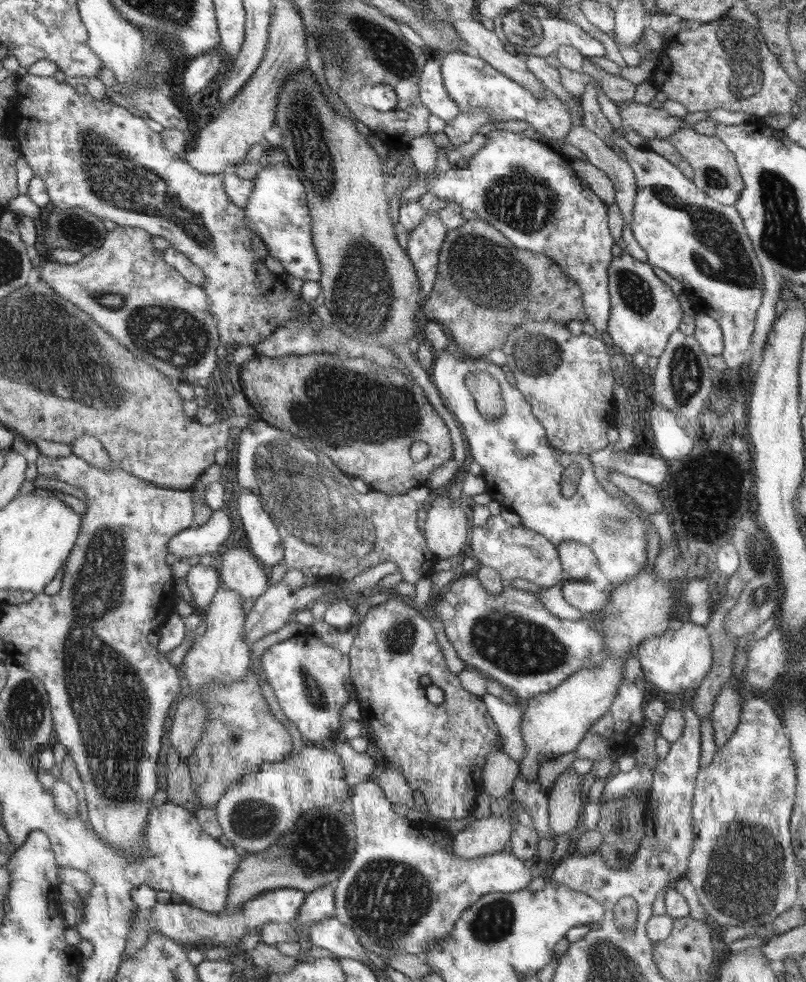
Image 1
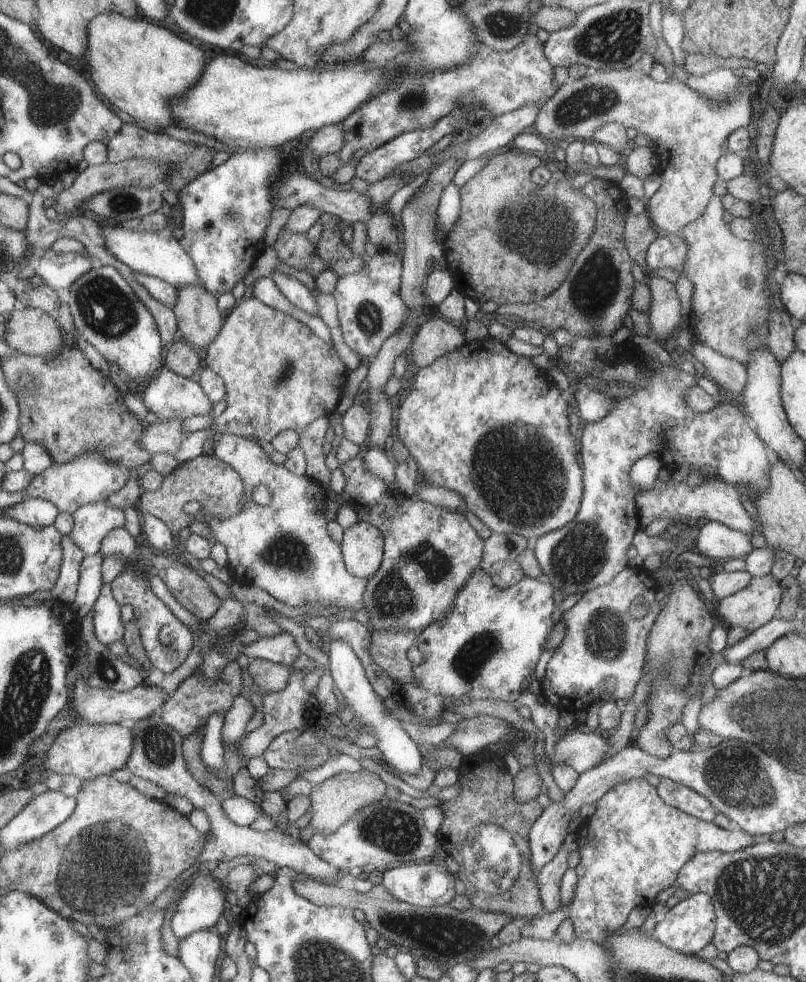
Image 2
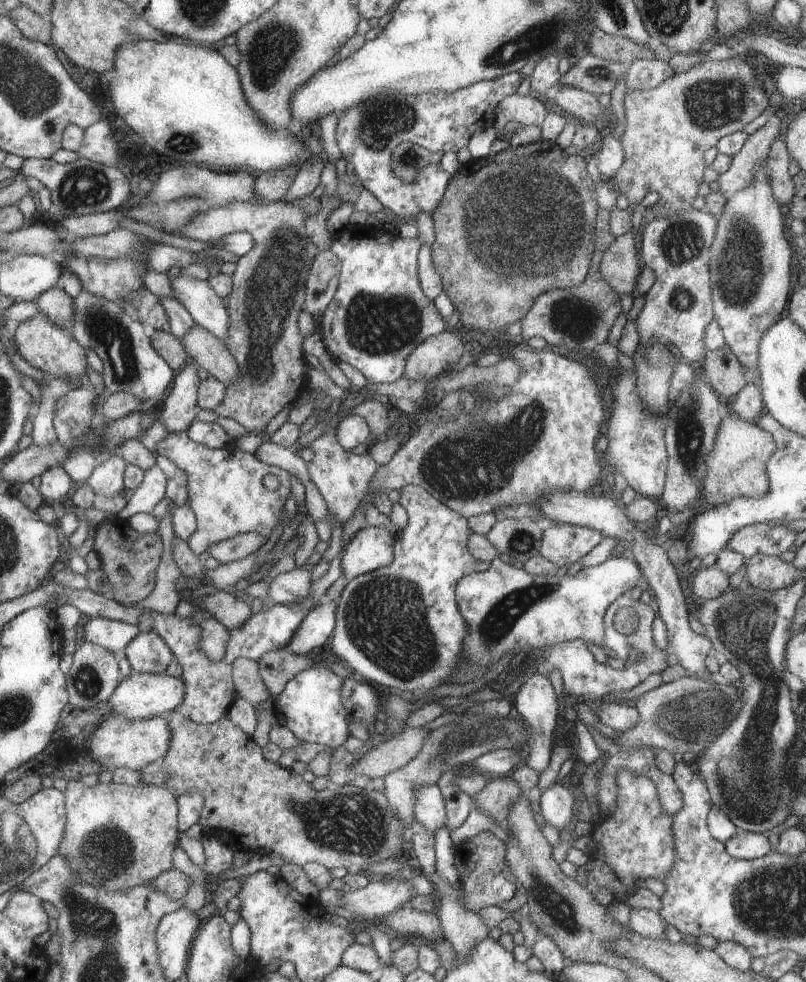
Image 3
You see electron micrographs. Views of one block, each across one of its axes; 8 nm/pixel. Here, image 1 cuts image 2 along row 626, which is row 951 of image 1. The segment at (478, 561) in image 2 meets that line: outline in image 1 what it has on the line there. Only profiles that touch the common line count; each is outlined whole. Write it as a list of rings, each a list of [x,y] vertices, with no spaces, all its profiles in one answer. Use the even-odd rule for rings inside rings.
[[[373,781],[360,782],[352,788],[351,814],[357,827],[357,846],[349,868],[334,883],[334,916],[350,925],[358,936],[360,944],[375,952],[385,962],[387,957],[398,953],[412,953],[422,956],[428,952],[429,944],[448,936],[461,914],[469,909],[480,897],[490,893],[517,893],[534,886],[535,867],[526,859],[504,851],[487,854],[480,858],[462,859],[452,850],[422,836],[422,830],[412,824],[412,819],[399,816],[384,792]]]

